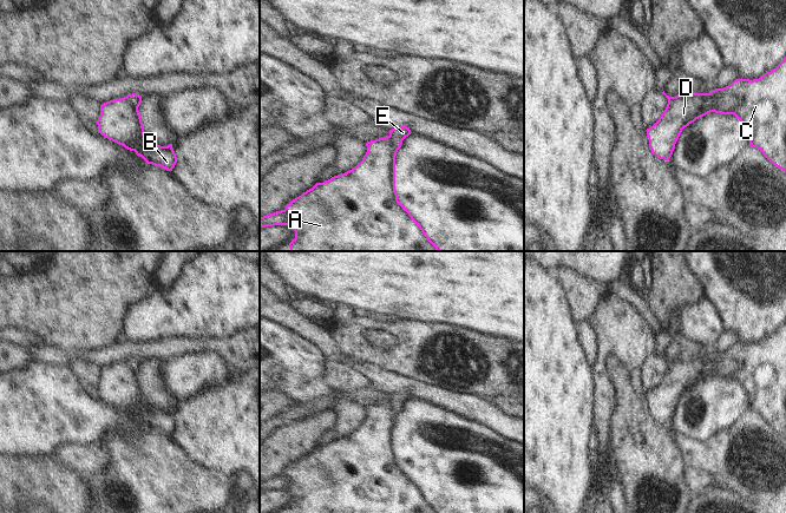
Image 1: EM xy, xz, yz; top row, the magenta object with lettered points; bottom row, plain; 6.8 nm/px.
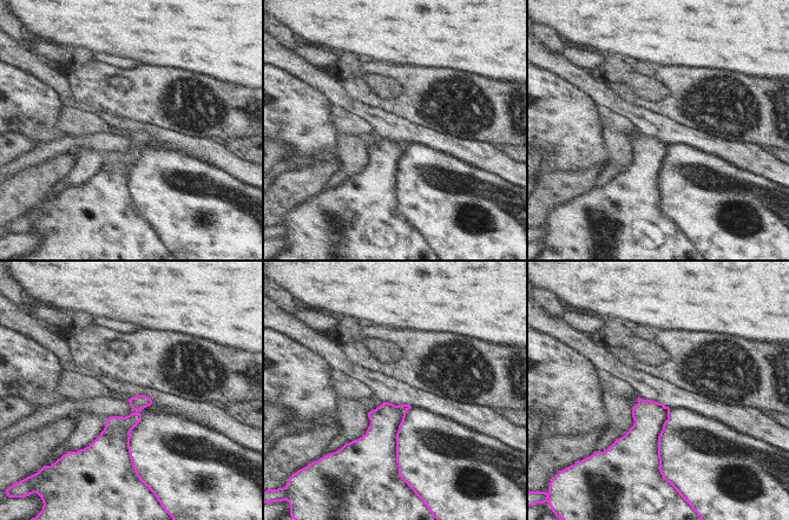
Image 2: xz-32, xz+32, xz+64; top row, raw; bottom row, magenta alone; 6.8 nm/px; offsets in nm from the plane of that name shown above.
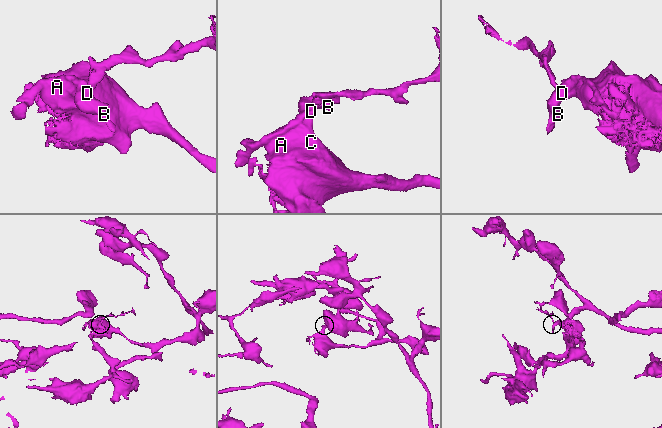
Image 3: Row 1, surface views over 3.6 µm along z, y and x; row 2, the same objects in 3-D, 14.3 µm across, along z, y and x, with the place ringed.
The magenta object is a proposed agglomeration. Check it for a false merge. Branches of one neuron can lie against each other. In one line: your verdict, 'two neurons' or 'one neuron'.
two neurons

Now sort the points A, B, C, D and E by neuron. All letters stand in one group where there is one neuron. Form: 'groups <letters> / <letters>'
groups A B C D / E

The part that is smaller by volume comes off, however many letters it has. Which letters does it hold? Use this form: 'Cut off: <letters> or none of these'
Cut off: E

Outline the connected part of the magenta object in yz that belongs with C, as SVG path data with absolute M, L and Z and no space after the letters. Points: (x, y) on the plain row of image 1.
M786 321L759 343L741 342L710 357L676 360L669 364L659 384L646 394L651 417L669 425L682 394L710 376L734 379L746 393L749 410L756 412L773 429L786 436Z

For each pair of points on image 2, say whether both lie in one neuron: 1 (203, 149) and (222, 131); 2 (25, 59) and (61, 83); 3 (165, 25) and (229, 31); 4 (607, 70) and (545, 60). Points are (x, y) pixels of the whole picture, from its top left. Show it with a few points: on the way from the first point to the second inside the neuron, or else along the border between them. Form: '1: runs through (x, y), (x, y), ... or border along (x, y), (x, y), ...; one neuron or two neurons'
1: border along (188, 135), (219, 138), (222, 140); two neurons
2: runs through (34, 65), (52, 76); one neuron
3: runs through (181, 25), (214, 25); one neuron
4: border along (591, 73), (609, 84); two neurons

